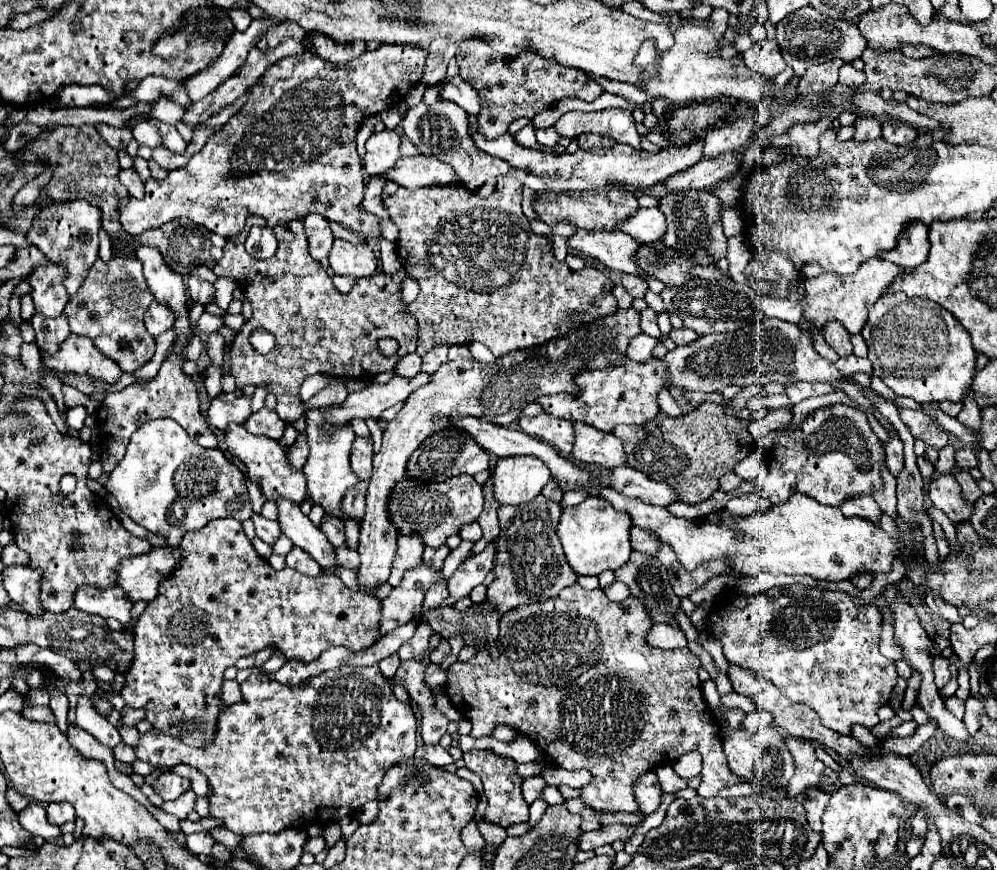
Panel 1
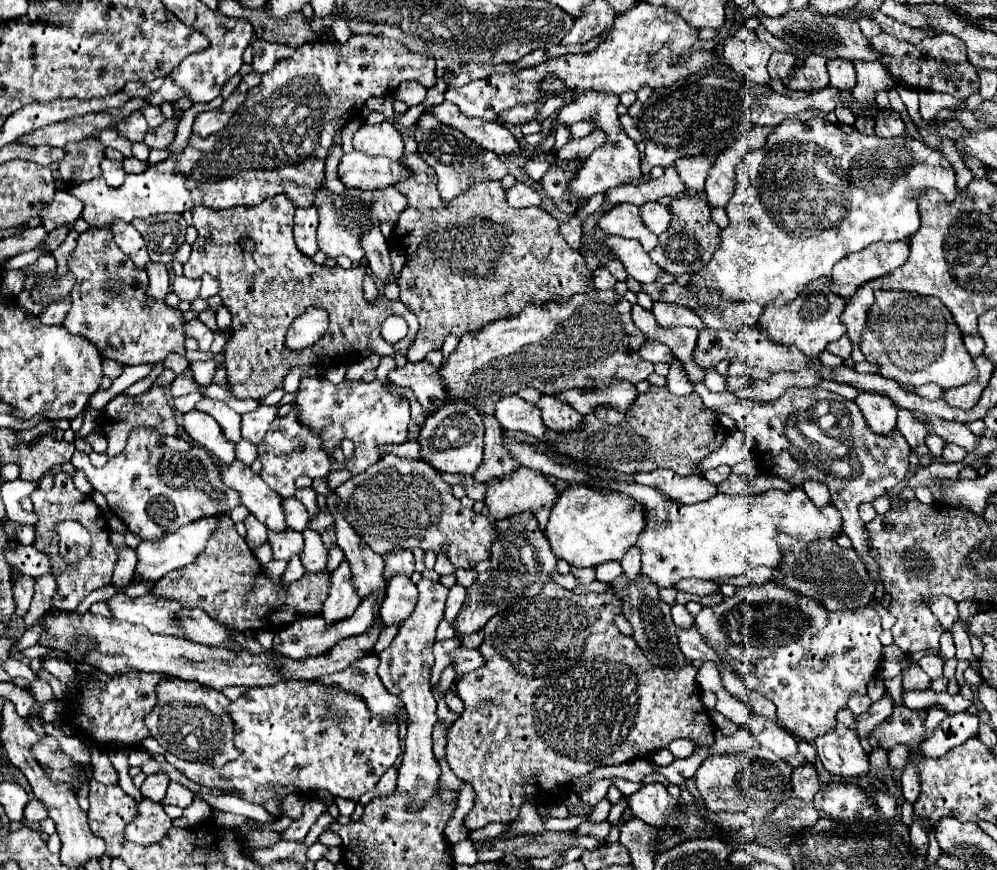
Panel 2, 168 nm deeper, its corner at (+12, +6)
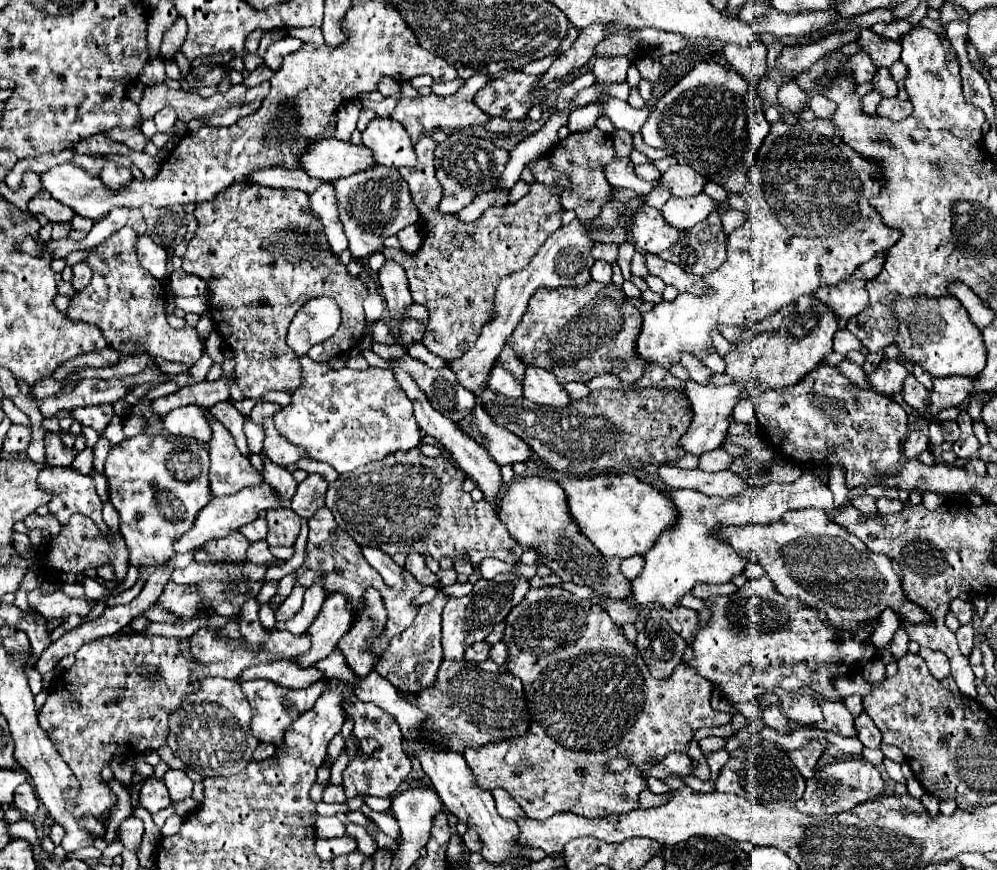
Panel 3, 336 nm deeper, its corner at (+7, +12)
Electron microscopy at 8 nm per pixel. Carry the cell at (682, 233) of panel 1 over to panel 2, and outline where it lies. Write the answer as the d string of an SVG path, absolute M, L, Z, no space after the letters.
M682 194L678 198L674 198L668 204L672 222L668 226L666 232L662 232L658 236L658 246L654 250L650 250L650 258L664 268L666 272L672 274L684 274L684 272L698 272L702 266L706 266L712 258L712 254L716 252L718 244L720 244L720 228L718 224L710 218L710 206L706 202L706 198L694 194Z

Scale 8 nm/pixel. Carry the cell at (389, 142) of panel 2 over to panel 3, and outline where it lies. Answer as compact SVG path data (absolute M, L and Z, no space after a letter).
M373 118L363 130L363 144L375 154L375 162L387 168L415 166L415 150L407 130L393 118Z

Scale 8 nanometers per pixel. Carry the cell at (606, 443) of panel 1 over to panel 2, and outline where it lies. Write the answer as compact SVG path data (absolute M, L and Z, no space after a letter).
M544 394L538 402L538 408L542 410L544 424L554 432L572 432L572 430L580 430L584 426L582 414L574 412L574 408L556 400L554 396Z

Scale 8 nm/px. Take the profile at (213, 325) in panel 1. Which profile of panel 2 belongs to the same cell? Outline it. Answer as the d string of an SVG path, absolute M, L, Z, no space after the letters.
M88 228L86 232L82 232L76 250L68 256L68 268L74 272L76 284L70 294L72 306L62 326L68 332L80 334L86 340L90 340L104 358L116 360L124 366L134 366L134 364L156 364L164 360L170 352L178 352L178 354L186 352L184 312L178 308L174 310L166 304L152 304L150 308L142 308L142 304L146 304L144 292L148 284L148 274L144 270L134 268L134 262L118 248L118 244L114 244L114 234L110 232L110 228Z

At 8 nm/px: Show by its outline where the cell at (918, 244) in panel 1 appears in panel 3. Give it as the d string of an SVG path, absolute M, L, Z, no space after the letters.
M875 254L875 258L859 266L859 270L855 270L849 276L849 280L839 282L835 286L819 288L815 298L823 302L837 316L837 320L843 320L839 324L845 326L849 318L857 316L863 310L863 306L867 306L869 296L865 292L865 284L867 280L875 278L881 272L883 262L885 262L885 254Z

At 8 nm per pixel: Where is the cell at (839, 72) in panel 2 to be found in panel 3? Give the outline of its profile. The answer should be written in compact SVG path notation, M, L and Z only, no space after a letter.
M859 52L859 54L851 56L847 64L853 68L853 74L855 74L855 82L857 84L869 82L877 74L877 66L873 64L873 60L871 60L871 56L867 52Z

